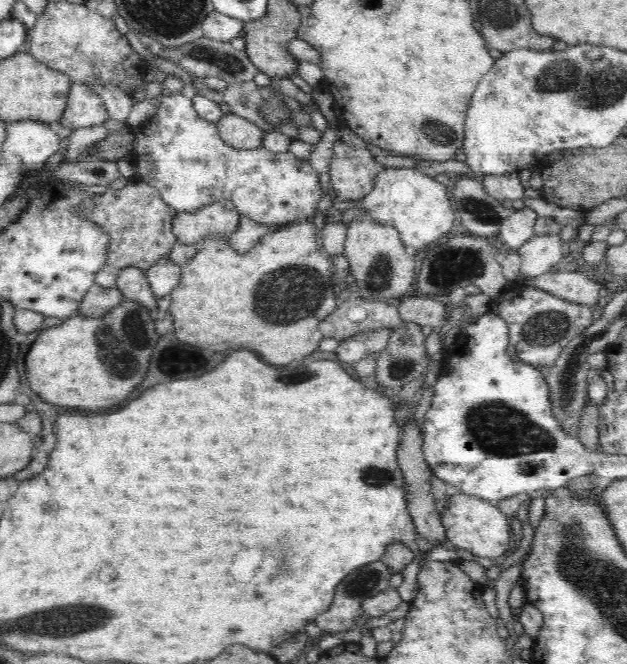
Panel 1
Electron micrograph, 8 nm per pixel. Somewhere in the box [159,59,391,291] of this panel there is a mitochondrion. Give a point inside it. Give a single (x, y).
(272, 109)

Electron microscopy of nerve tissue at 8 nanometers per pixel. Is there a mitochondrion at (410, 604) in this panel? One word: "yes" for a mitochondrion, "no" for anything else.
no

